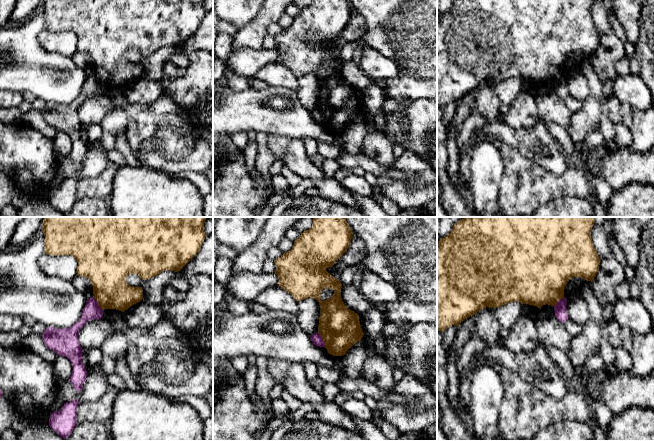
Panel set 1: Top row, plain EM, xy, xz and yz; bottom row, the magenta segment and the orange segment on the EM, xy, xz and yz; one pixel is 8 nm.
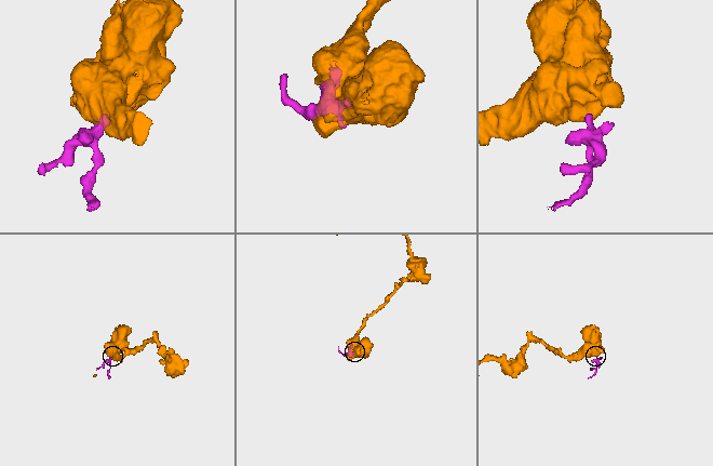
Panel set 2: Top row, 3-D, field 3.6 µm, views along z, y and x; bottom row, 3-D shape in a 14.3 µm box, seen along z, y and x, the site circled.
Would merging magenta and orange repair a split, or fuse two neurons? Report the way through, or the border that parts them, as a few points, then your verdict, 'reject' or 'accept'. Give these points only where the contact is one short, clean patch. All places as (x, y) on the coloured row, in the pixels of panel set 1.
along xz (317, 332), (324, 346) | reject

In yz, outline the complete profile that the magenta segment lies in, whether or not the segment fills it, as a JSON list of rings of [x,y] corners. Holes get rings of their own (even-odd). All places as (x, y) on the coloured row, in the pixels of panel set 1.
[[[564,297],[560,299],[556,305],[554,305],[555,317],[562,323],[564,323],[569,317],[566,310],[567,299]]]

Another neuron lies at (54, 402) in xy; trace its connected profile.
[[[58,386],[44,401],[46,413],[59,412],[65,403],[66,399]]]

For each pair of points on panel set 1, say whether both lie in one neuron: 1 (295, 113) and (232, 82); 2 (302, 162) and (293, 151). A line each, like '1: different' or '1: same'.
1: different
2: same

